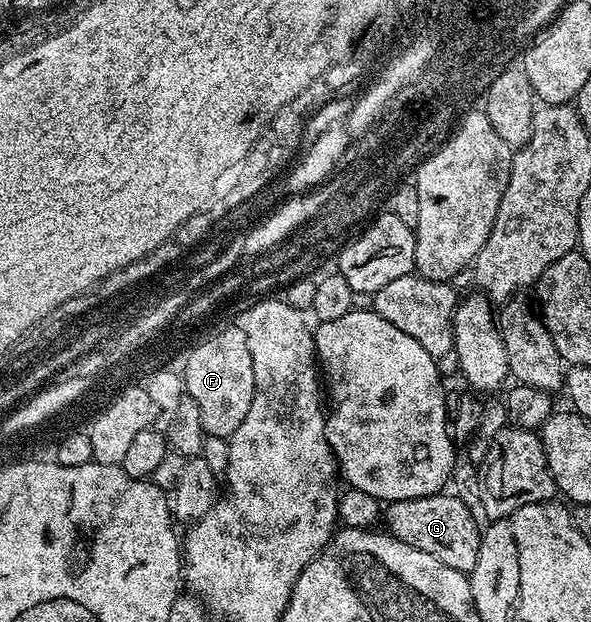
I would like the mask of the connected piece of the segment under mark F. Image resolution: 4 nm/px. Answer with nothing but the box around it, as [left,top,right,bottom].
[184,325,254,438]

